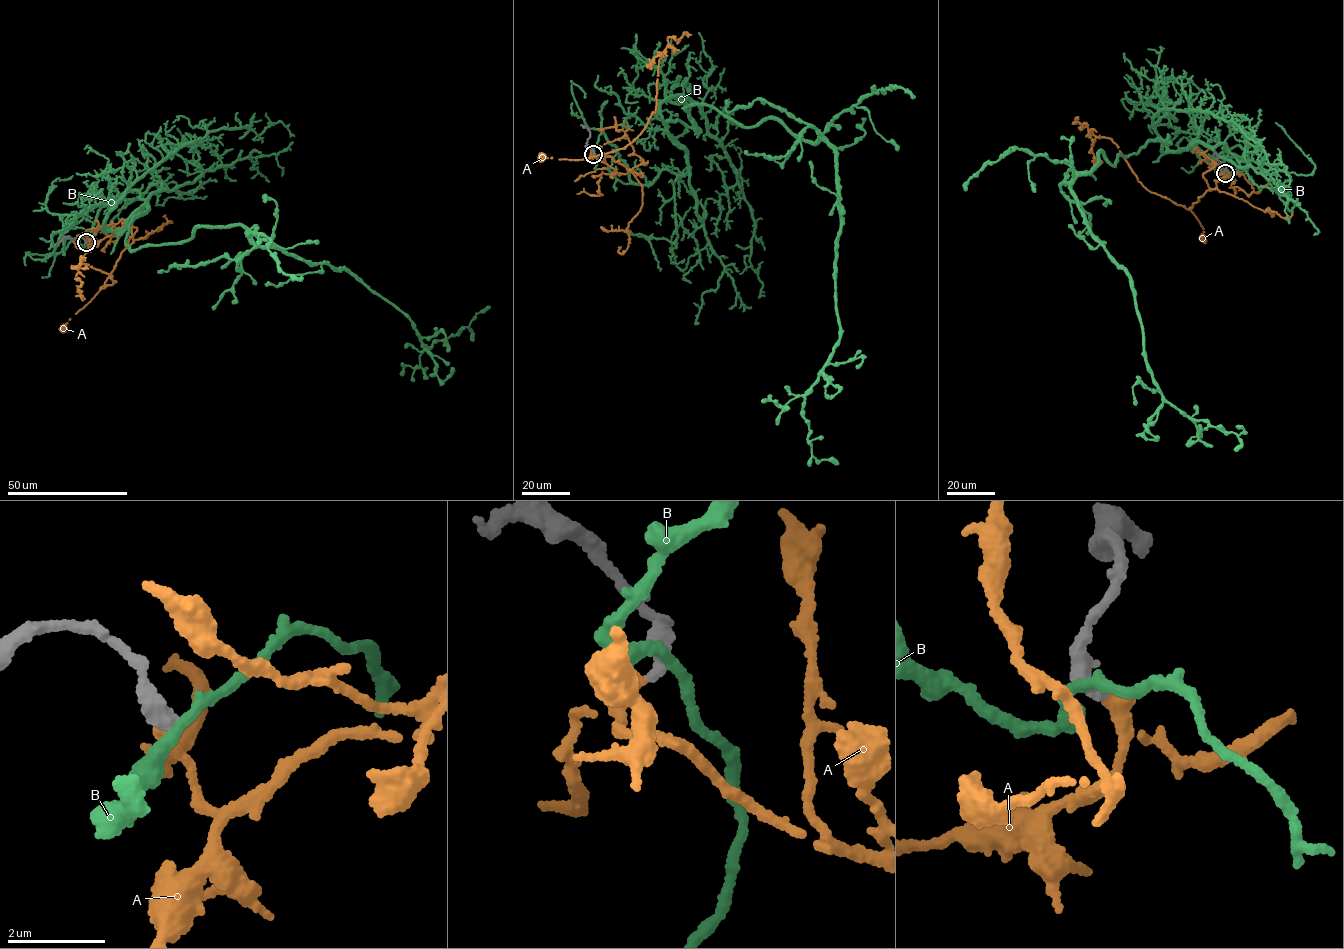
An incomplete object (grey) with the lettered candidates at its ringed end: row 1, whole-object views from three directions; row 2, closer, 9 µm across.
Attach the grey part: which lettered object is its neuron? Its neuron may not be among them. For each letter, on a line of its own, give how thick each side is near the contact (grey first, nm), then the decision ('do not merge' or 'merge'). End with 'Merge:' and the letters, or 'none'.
A: 320 nm thick on the grey side, 240 nm on the other; merge
B: 400 nm thick on the grey side, 240 nm on the other; do not merge
Merge: A

